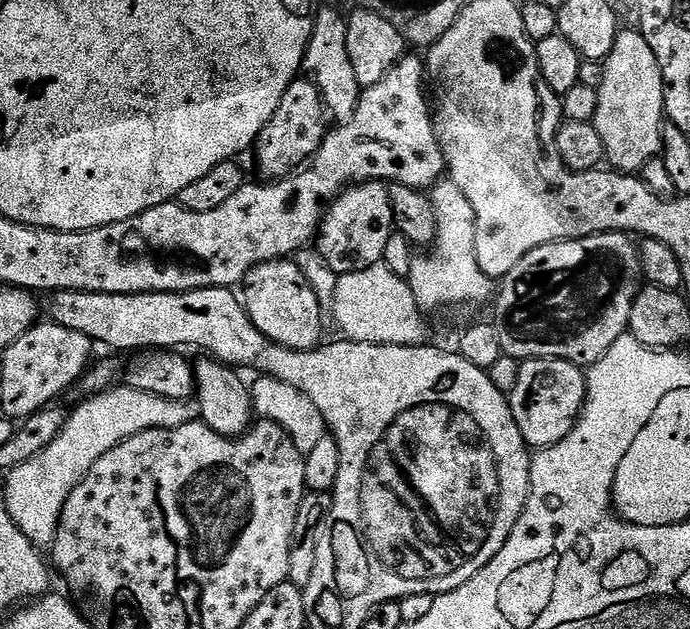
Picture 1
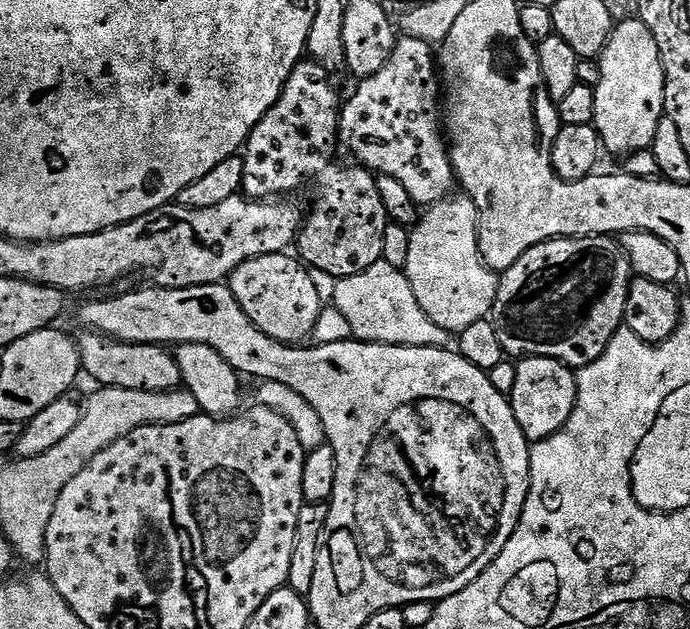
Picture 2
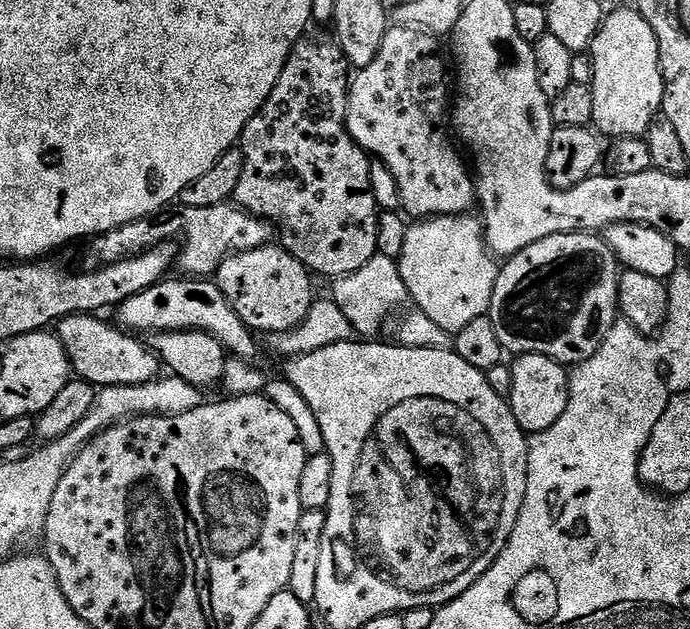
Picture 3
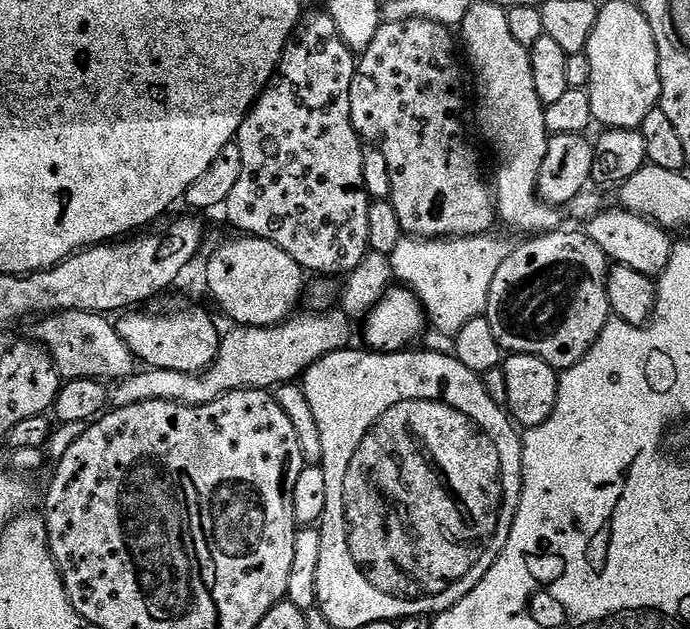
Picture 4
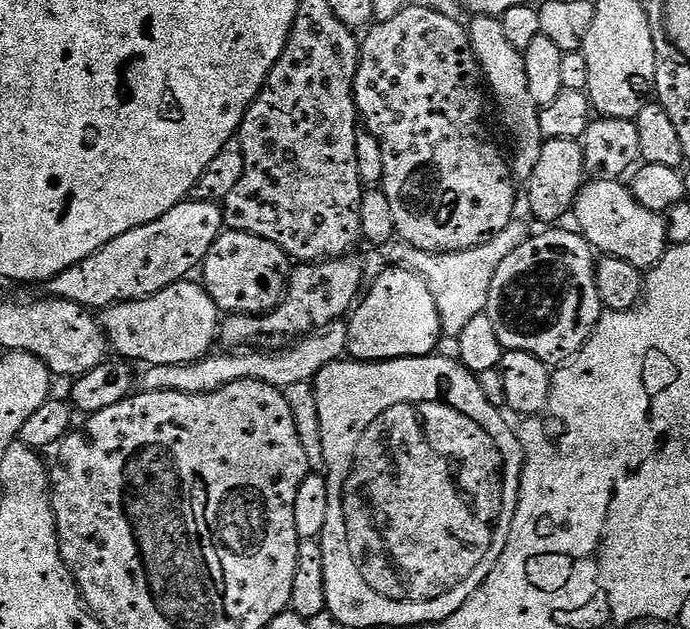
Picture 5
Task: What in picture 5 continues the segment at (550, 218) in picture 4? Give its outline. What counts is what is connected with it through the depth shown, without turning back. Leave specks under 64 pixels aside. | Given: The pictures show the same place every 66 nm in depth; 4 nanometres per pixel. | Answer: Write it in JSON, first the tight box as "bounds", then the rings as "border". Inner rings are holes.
{"bounds":[467,15,545,182],"border":[[[473,15],[471,19],[472,24],[467,25],[468,37],[480,68],[484,71],[487,91],[500,107],[500,120],[505,130],[516,139],[516,153],[510,156],[515,179],[527,182],[534,166],[538,166],[538,154],[542,154],[545,139],[540,129],[540,108],[534,98],[530,98],[530,85],[526,83],[524,53],[514,50],[514,45],[506,38],[502,22],[497,17]]]}

